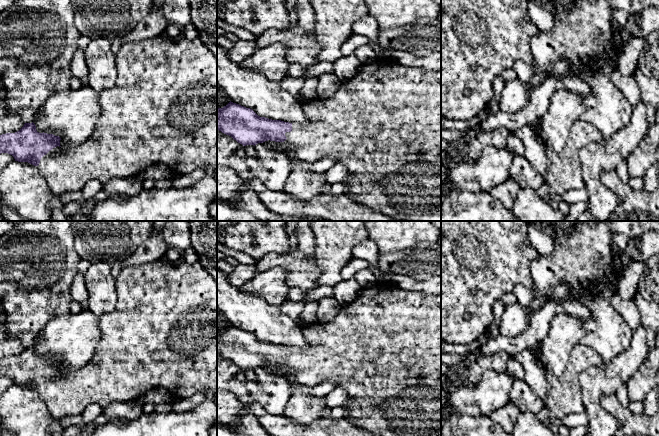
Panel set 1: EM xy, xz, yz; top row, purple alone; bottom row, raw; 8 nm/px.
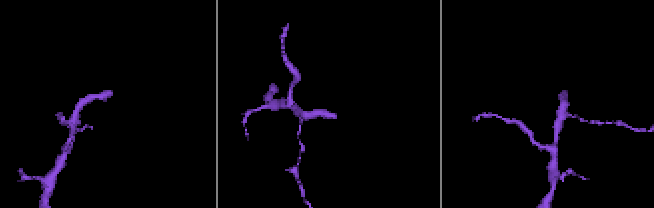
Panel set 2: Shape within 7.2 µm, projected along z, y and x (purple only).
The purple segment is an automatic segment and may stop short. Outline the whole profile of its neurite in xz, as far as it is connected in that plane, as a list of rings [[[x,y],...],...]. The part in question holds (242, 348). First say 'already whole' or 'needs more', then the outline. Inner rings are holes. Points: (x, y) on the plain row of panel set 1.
needs more; [[[375,285],[363,289],[362,293],[351,303],[341,305],[336,317],[329,322],[315,322],[302,325],[301,331],[308,346],[304,349],[272,344],[258,340],[252,333],[229,326],[223,332],[217,332],[217,354],[231,360],[243,370],[256,369],[265,365],[286,366],[294,373],[296,382],[301,385],[314,387],[328,380],[333,380],[338,387],[345,390],[348,400],[343,406],[345,418],[356,427],[377,436],[441,436],[441,294],[426,294]]]

